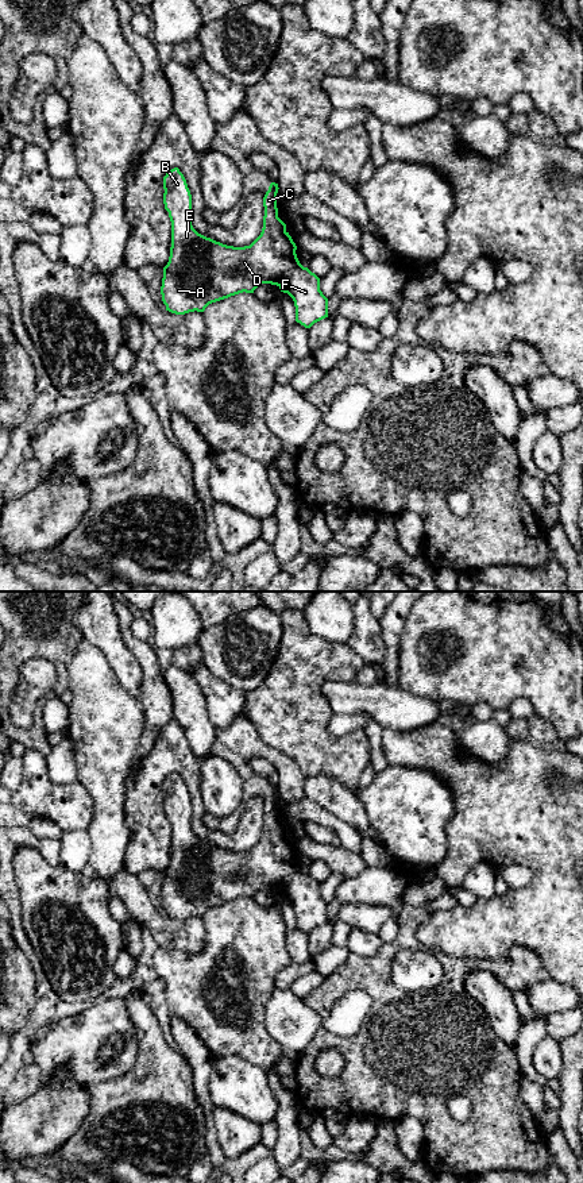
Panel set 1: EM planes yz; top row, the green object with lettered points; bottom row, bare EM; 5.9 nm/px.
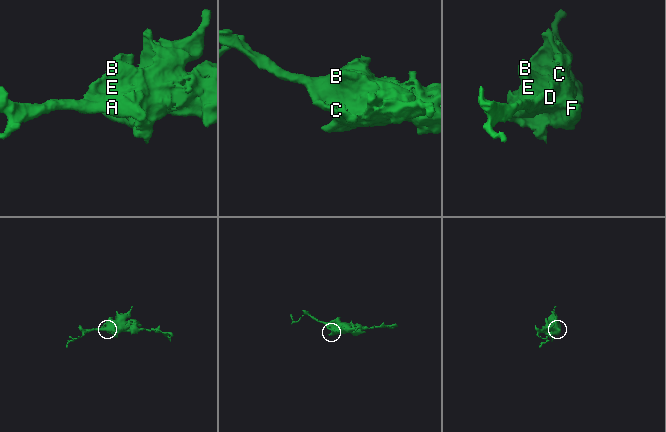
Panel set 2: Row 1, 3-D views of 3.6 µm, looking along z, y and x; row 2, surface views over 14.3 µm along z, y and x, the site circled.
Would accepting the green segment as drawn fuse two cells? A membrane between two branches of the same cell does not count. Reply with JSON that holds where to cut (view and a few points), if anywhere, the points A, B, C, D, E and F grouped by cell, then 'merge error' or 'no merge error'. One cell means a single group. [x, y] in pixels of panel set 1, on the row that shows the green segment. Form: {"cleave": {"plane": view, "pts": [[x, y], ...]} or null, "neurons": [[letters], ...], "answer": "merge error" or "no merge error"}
{"cleave": null, "neurons": [["A", "B", "C", "D", "E", "F"]], "answer": "no merge error"}

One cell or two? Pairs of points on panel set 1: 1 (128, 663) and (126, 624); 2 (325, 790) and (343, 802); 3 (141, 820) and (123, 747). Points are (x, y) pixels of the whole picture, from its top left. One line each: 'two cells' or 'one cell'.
1: two cells
2: one cell
3: two cells

